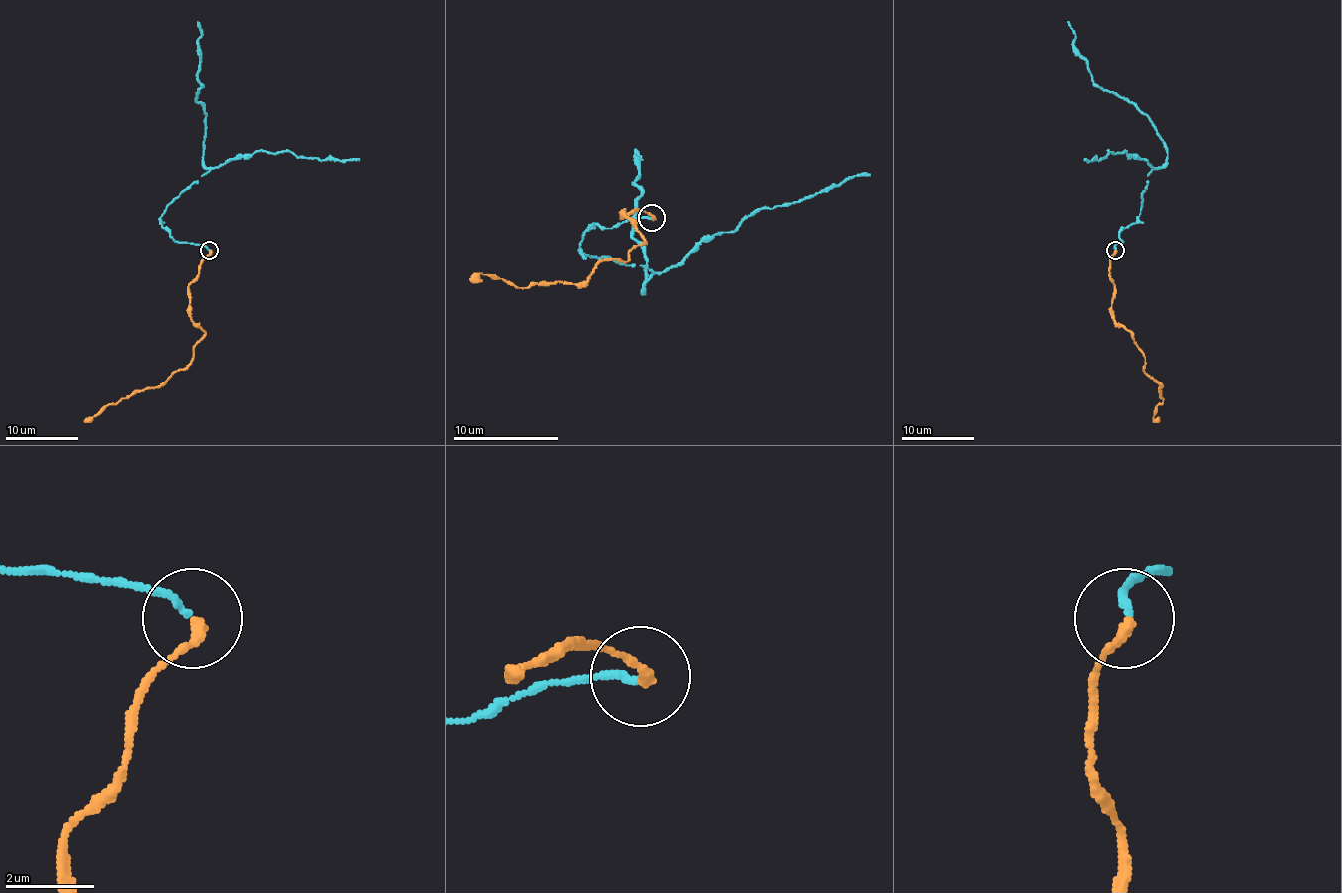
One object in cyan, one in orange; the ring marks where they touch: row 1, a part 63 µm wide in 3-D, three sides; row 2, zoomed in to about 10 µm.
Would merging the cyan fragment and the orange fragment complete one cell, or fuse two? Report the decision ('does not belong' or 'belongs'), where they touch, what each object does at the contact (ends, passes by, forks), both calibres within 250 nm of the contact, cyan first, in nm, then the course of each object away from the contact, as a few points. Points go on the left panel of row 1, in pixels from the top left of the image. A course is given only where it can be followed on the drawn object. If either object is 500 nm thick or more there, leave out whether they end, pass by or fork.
belongs; place (209, 250); cyan ends; orange ends; calibres 160 and 240 nm; course cyan (209, 250), (178, 242), (160, 224), (163, 210), (209, 170), (205, 108), (196, 99), (198, 21); course orange (209, 250), (189, 286), (189, 317), (205, 333), (194, 346), (192, 360), (160, 386), (134, 389), (84, 422)

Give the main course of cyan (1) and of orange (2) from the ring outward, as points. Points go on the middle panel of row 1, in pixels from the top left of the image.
1: (651, 217), (596, 225), (580, 243), (643, 264), (643, 293), (635, 148)
2: (651, 217), (622, 212), (646, 241), (627, 262), (603, 259), (580, 283), (527, 288), (490, 275), (469, 280)

